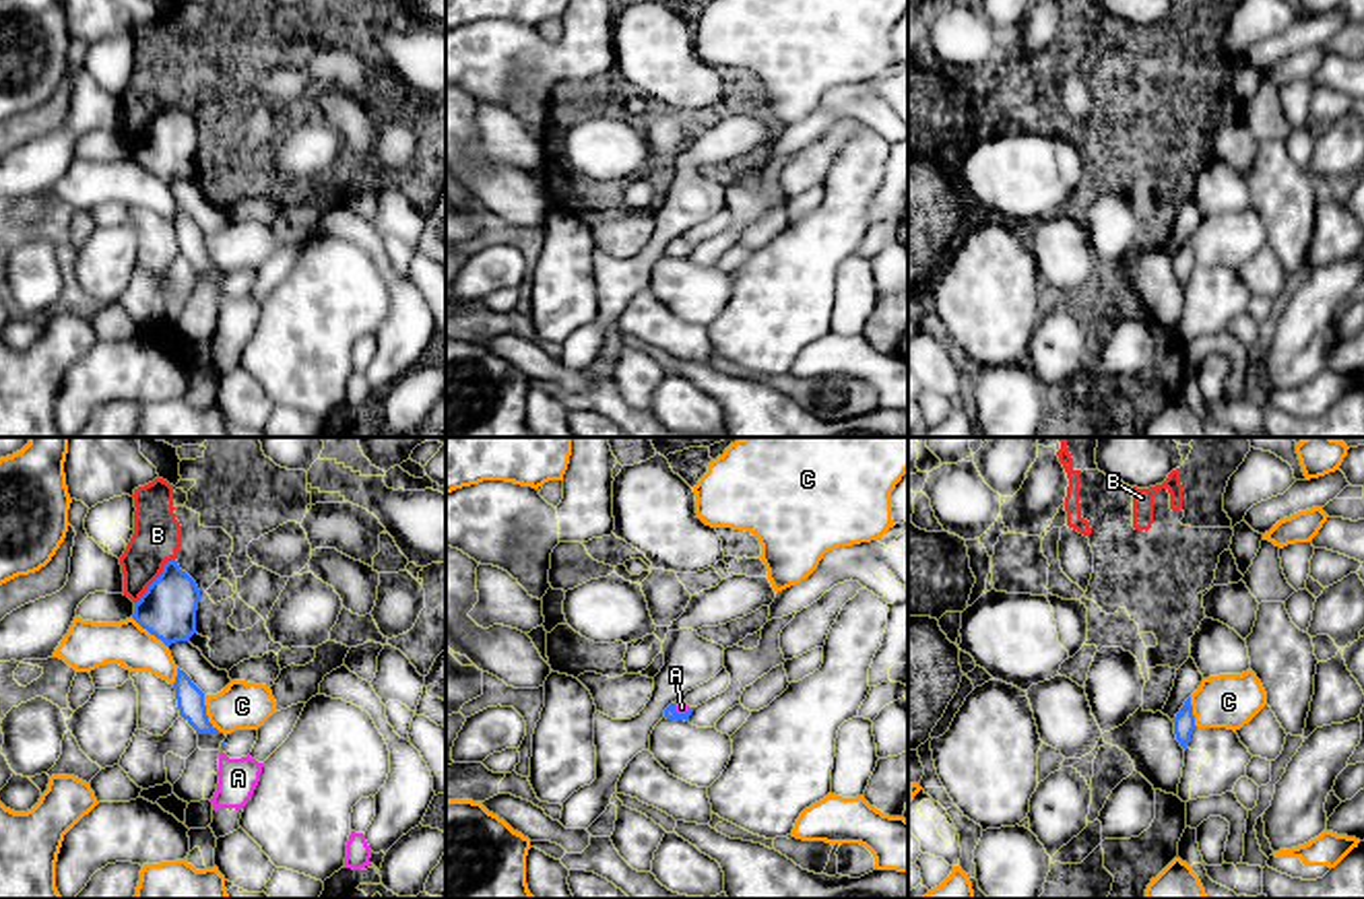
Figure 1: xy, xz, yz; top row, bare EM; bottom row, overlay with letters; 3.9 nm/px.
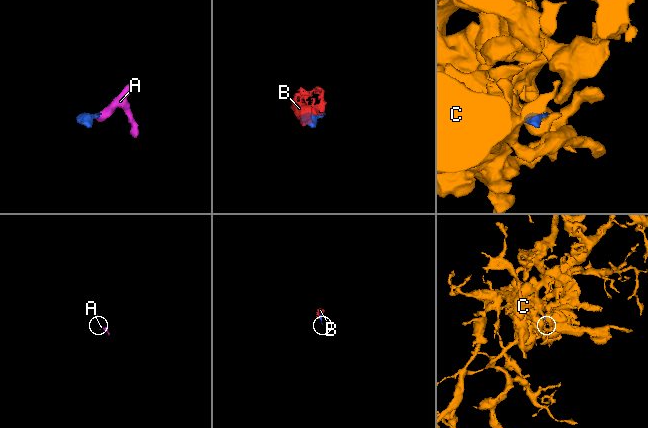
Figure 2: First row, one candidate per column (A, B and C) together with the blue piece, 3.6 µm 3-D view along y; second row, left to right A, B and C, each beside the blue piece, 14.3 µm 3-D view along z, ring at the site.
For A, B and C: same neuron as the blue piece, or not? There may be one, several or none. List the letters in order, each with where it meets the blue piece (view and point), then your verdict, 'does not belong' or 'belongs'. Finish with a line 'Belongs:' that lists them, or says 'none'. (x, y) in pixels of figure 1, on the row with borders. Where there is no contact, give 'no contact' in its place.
A: meets blue in xz at (682, 714); belongs
B: meets blue in xy at (155, 580); does not belong
C: meets blue in xy at (207, 716); does not belong
Belongs: A

